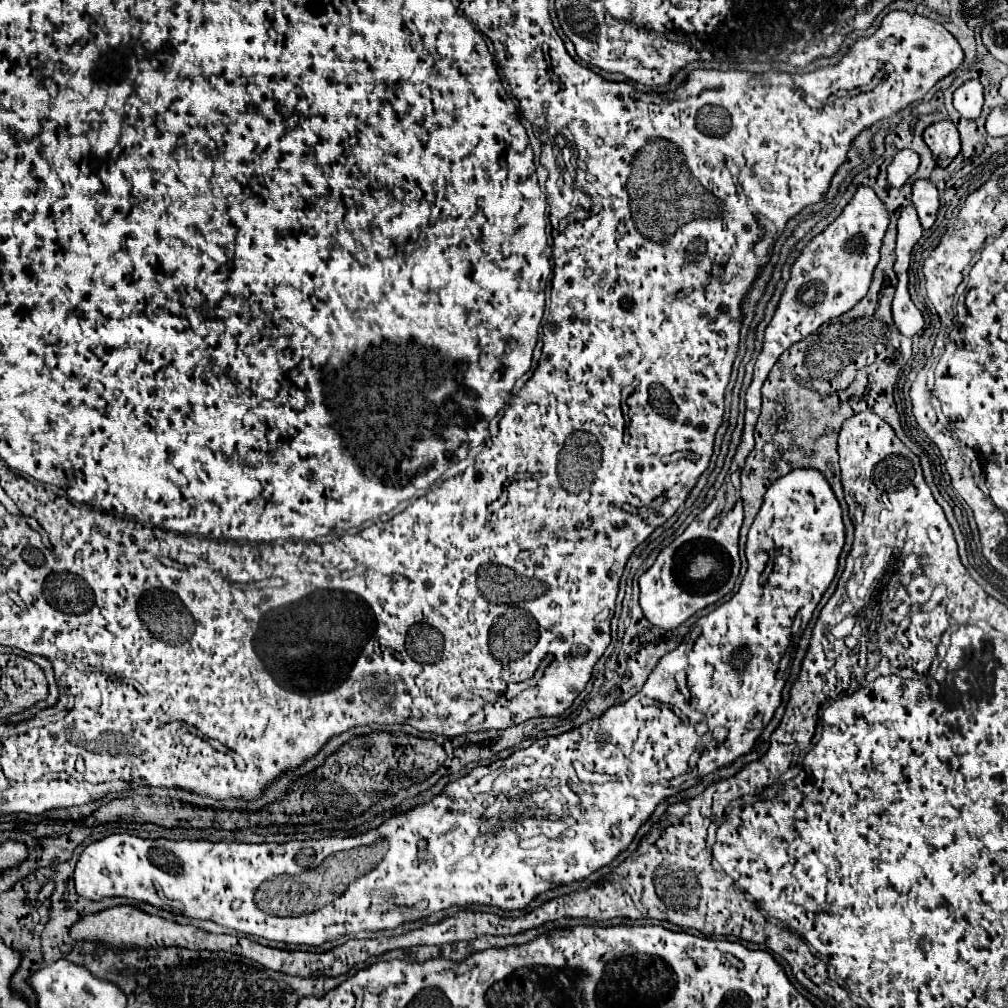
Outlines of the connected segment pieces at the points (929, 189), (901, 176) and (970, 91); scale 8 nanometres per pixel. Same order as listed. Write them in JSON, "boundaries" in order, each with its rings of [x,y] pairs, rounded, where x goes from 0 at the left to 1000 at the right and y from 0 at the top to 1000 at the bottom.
{"boundaries":[[[[916,178],[908,180],[906,189],[904,189],[904,201],[910,207],[914,225],[922,227],[928,221],[930,207],[932,207],[932,189],[928,188],[928,184]]],[[[904,148],[892,150],[886,156],[884,164],[880,166],[880,182],[888,188],[896,186],[898,180],[910,170],[910,166],[912,166],[912,154],[908,150],[904,150]]],[[[959,80],[945,92],[945,106],[953,116],[967,120],[975,108],[975,86],[971,80]]]]}

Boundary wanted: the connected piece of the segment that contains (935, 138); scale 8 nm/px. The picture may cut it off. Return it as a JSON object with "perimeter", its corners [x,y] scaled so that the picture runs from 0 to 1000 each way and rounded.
{"perimeter":[[[941,118],[922,124],[916,132],[916,138],[926,152],[930,166],[939,166],[953,148],[949,126]]]}

